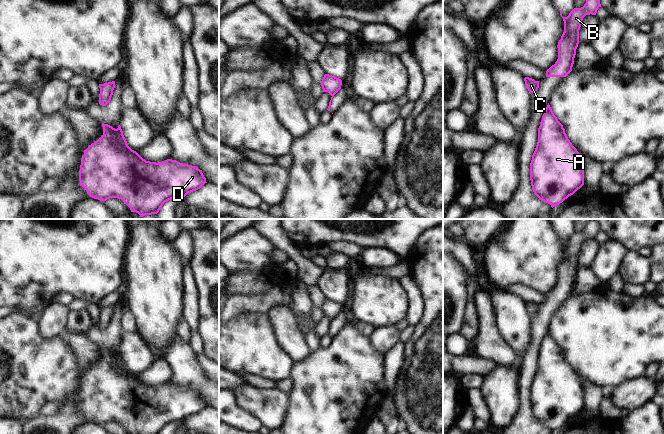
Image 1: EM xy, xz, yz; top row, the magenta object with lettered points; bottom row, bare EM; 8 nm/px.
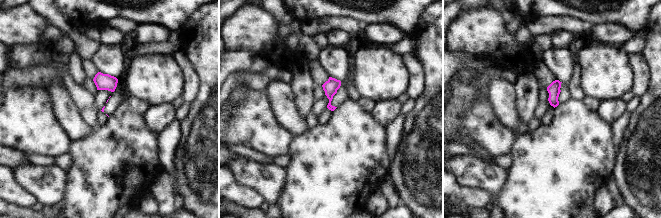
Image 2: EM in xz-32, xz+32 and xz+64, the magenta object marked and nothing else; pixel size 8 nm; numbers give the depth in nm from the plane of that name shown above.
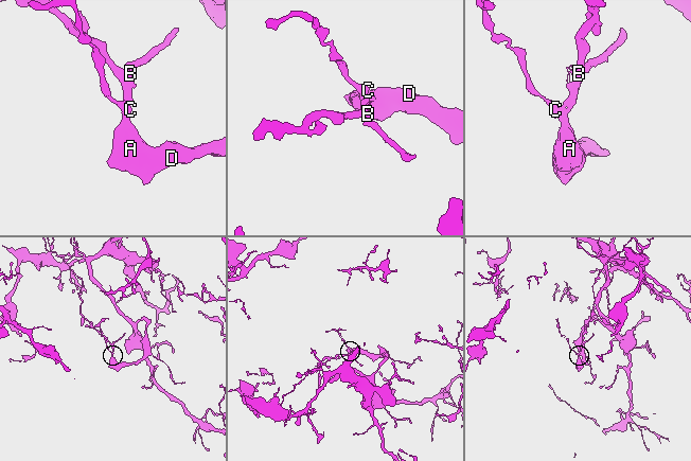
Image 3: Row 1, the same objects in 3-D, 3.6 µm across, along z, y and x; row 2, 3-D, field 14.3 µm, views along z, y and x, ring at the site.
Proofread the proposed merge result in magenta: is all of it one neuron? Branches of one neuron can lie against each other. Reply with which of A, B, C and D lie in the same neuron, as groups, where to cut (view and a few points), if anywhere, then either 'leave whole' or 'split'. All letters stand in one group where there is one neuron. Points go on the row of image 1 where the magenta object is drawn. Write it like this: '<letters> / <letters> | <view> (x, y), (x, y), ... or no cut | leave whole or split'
A C D / B | xy (112, 91), (111, 96) | split

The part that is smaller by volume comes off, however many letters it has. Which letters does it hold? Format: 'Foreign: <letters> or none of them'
Foreign: B

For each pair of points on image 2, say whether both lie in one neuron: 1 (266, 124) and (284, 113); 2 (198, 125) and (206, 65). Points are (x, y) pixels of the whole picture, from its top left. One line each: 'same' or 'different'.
1: different
2: same

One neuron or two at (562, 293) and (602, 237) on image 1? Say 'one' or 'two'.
two

